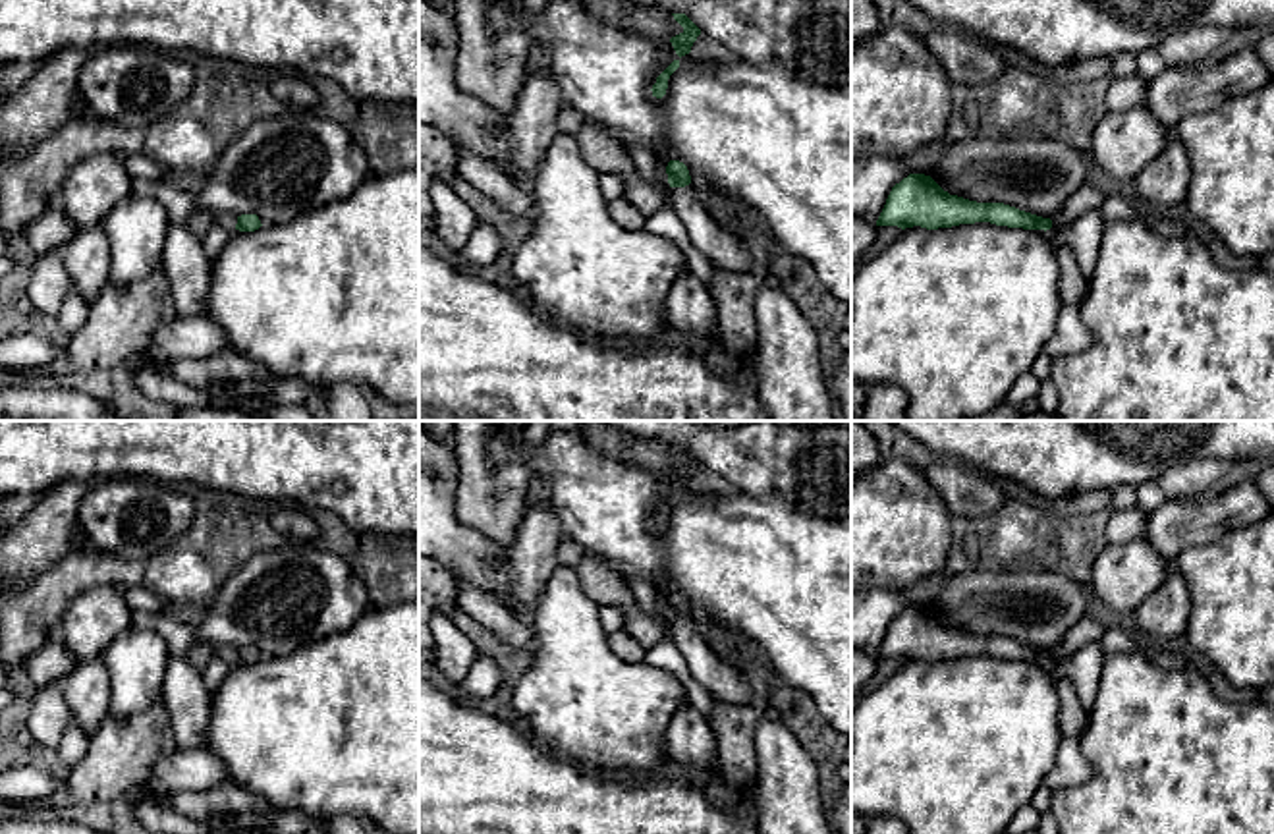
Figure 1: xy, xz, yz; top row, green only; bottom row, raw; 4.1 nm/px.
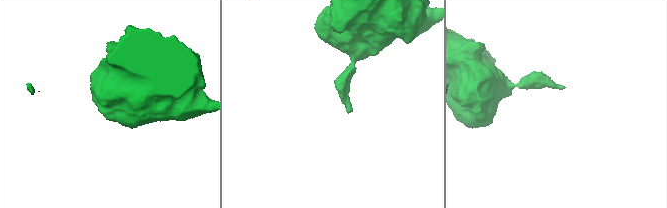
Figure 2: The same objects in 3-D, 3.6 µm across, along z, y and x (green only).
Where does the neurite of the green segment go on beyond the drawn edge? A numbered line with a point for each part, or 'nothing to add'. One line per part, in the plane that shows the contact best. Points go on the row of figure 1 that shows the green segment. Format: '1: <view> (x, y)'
1: xz (722, 250)

